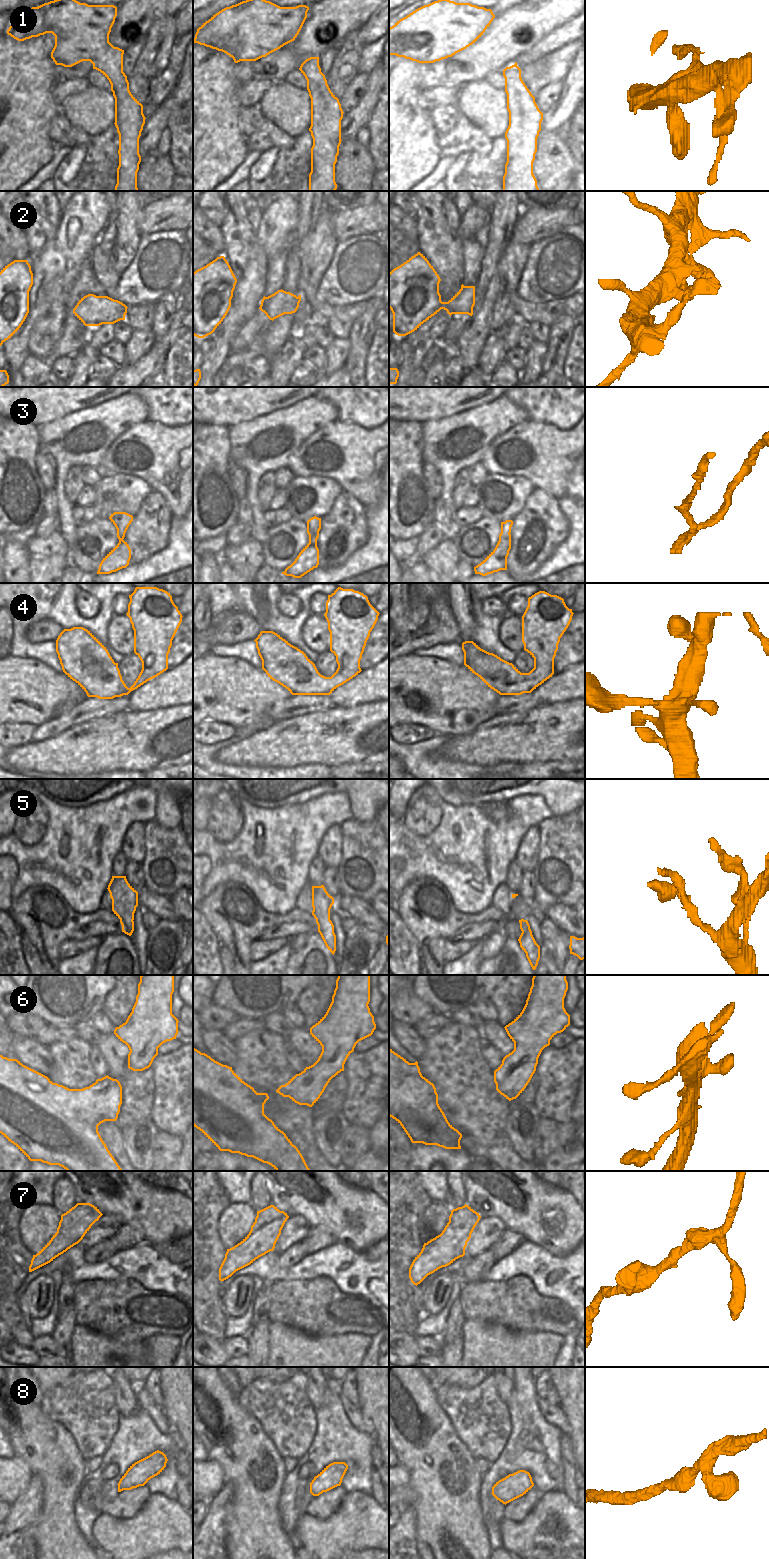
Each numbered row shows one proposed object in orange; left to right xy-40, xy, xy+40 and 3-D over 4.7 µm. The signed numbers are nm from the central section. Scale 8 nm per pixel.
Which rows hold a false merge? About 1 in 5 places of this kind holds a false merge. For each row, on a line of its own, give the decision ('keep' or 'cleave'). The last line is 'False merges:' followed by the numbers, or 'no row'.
1: keep
2: keep
3: cleave
4: keep
5: cleave
6: keep
7: keep
8: keep
False merges: 3, 5

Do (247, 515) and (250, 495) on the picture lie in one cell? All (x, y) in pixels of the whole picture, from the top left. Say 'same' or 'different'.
different

